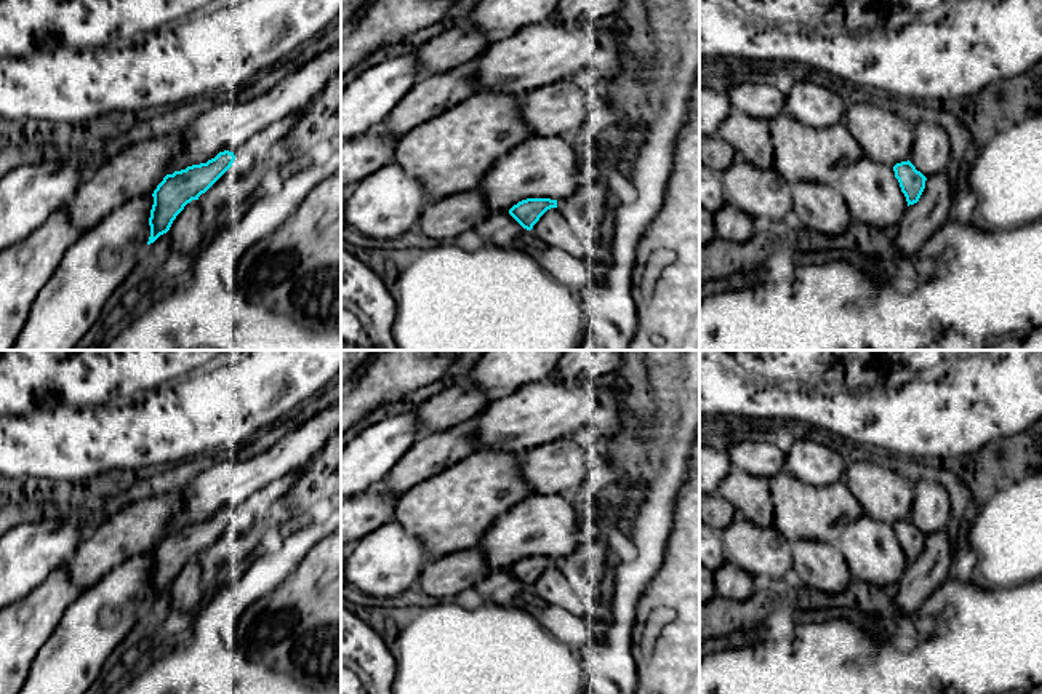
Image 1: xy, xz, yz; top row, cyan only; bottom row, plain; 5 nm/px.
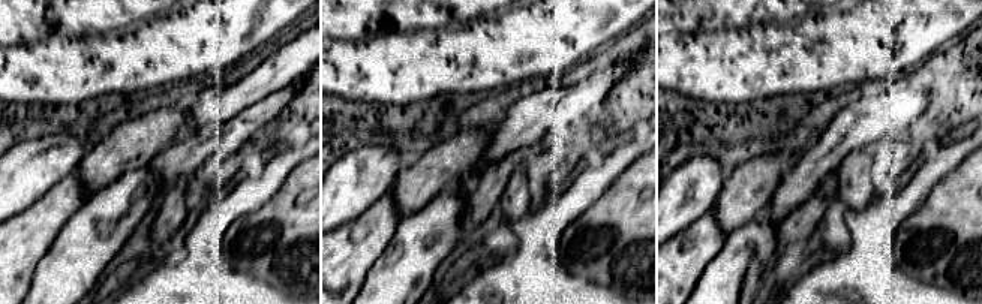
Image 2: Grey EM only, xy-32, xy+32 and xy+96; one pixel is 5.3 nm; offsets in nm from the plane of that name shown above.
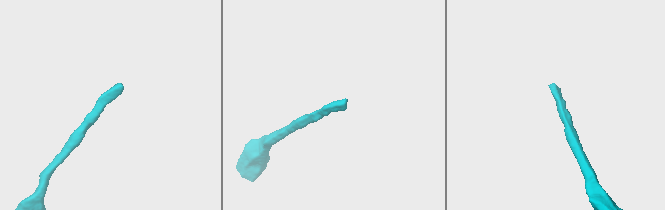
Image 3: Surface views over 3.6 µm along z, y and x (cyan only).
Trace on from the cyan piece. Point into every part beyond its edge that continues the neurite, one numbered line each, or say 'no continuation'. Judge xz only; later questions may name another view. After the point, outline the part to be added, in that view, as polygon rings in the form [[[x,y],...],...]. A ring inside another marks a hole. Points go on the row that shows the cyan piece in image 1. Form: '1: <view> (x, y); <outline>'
no continuation

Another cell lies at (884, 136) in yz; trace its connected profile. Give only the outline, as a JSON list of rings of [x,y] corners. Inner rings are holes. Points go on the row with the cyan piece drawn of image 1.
[[[855,102],[847,107],[844,123],[871,160],[895,166],[912,152],[912,128],[890,102]]]

